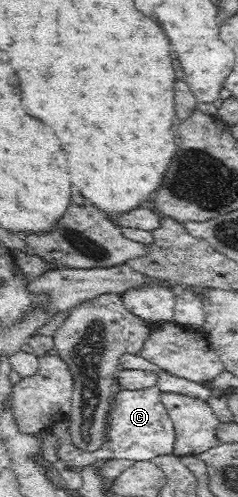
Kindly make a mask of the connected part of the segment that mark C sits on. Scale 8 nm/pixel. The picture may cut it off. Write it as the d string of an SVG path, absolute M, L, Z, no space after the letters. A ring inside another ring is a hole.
M122 369L115 380L116 386L111 401L111 414L104 431L103 446L98 451L84 452L70 445L67 435L67 420L57 422L51 429L55 433L59 448L57 457L67 467L76 469L86 463L101 463L108 459L125 457L134 461L148 461L160 455L170 455L175 450L175 429L173 421L162 404L162 393L158 390L159 374L156 371Z

